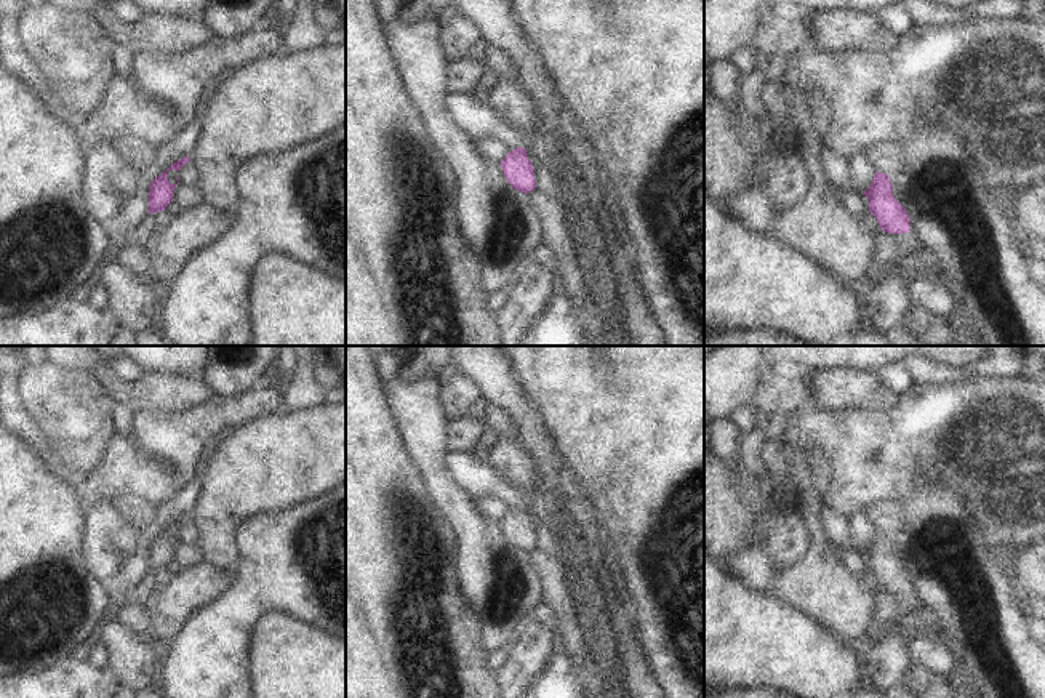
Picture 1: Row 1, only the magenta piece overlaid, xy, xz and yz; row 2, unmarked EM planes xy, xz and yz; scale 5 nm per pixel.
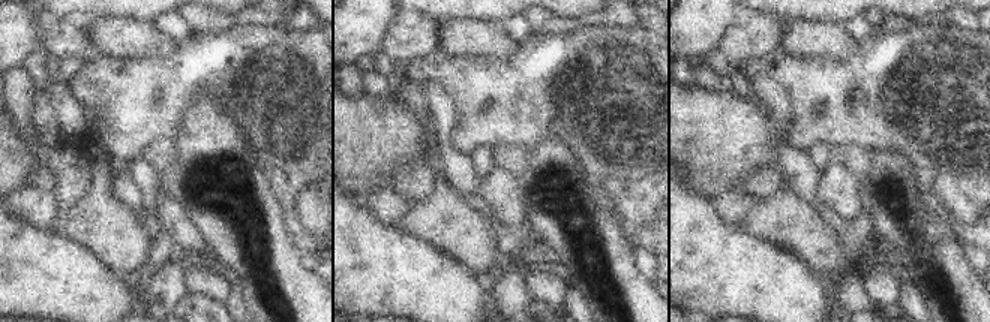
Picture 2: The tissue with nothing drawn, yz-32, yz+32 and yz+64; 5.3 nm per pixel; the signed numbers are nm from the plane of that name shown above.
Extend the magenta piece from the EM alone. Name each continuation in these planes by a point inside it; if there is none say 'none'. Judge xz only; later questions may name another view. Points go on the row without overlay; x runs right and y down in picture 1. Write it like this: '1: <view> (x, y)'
none

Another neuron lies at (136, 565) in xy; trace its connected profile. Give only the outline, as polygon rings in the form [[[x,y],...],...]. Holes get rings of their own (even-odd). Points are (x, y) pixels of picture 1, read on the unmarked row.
[[[138,549],[134,554],[118,568],[114,578],[104,581],[107,592],[125,592],[134,586],[146,573],[149,573],[149,554],[146,549]]]

